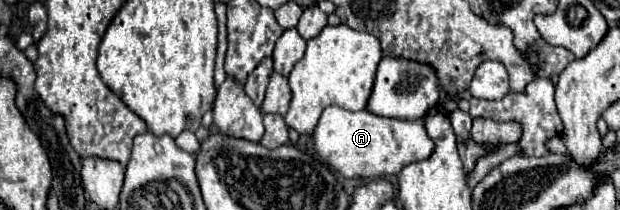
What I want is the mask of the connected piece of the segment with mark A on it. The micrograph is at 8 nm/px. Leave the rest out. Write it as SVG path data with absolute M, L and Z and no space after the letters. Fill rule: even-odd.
M330 105L324 109L318 125L312 131L316 153L344 177L372 177L380 179L396 175L404 163L426 159L432 153L432 139L424 131L424 121L400 121L378 117L370 111L346 111Z

